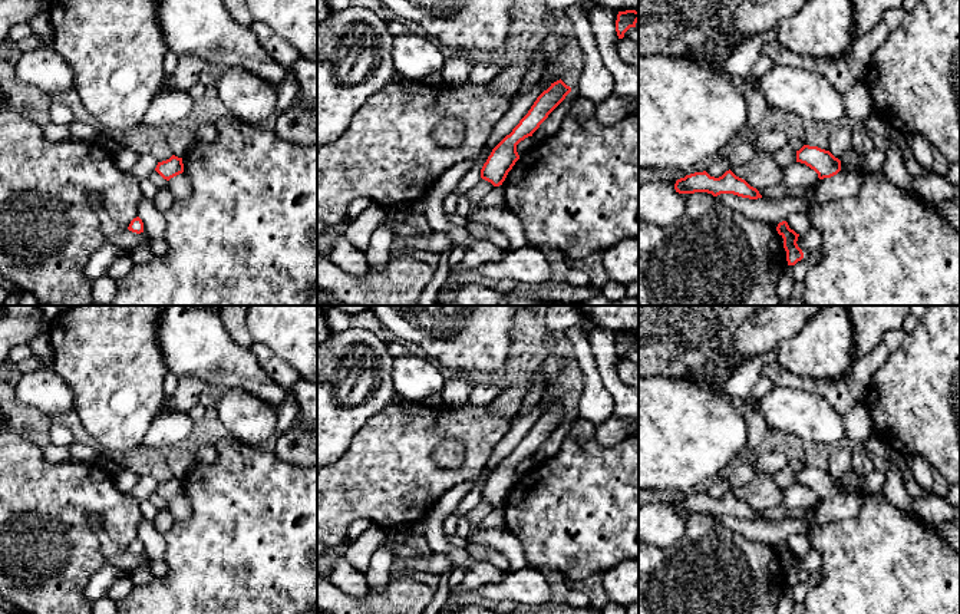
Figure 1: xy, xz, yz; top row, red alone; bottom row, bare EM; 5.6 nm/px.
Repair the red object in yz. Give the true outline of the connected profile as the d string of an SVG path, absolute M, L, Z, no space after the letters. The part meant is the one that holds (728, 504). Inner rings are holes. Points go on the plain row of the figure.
M730 491L719 499L710 498L706 492L686 496L676 502L674 511L679 515L707 514L713 518L733 515L749 521L762 519L756 509L736 498Z

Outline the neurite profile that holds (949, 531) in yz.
M954 521L943 522L936 529L940 538L947 541L960 554L960 524Z

